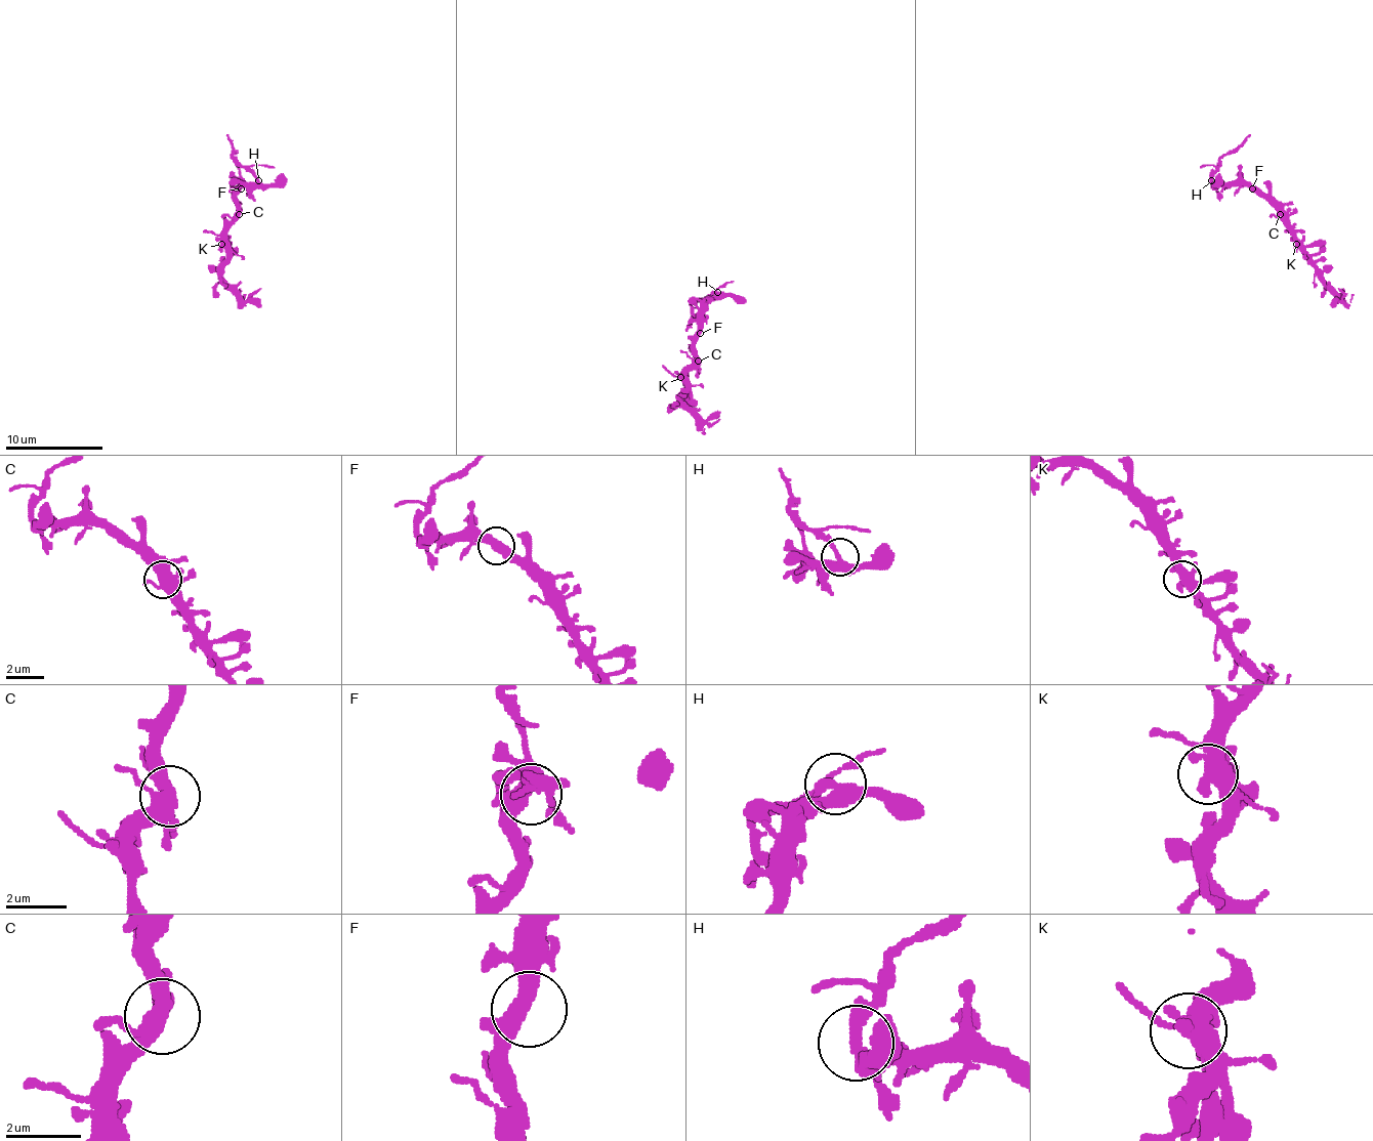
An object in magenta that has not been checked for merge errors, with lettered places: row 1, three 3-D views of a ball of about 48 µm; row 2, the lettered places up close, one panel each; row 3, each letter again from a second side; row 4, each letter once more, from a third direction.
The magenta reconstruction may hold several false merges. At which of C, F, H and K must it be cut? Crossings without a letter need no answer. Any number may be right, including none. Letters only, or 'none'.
H

